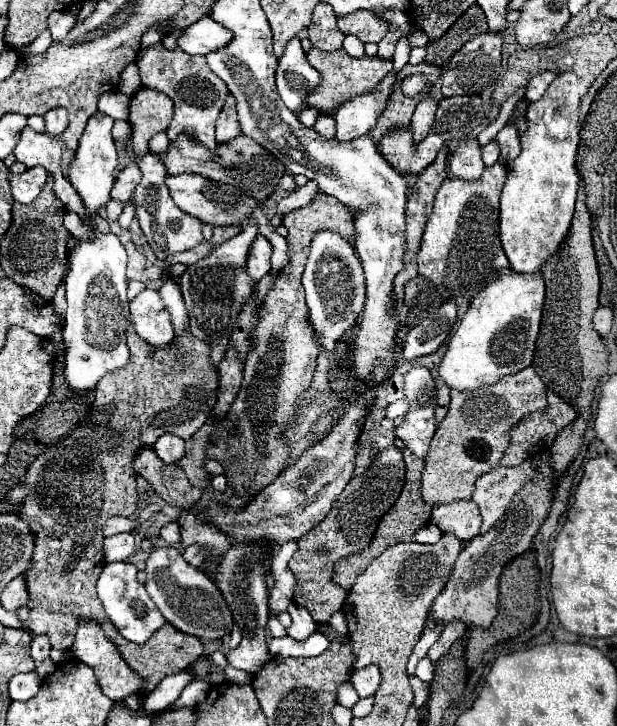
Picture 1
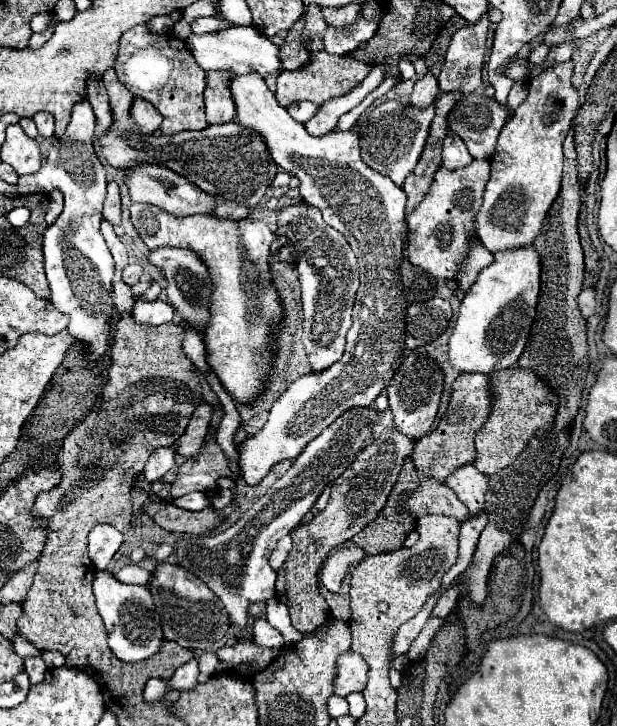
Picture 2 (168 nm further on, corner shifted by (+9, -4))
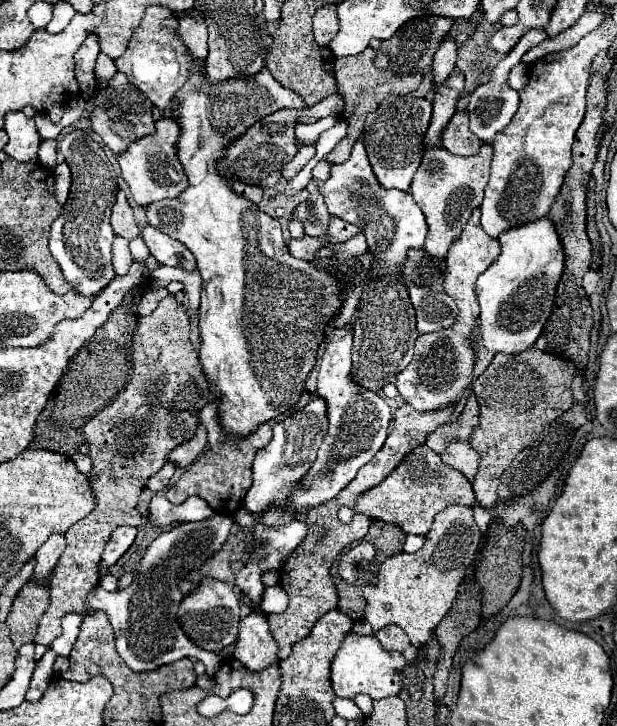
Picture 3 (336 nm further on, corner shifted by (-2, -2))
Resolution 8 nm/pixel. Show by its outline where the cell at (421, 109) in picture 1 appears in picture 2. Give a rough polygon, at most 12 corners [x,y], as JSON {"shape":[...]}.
{"shape":[[430,73],[416,81],[410,105],[434,105],[440,89]]}

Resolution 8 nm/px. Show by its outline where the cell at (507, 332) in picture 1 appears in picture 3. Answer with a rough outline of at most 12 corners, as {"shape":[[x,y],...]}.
{"shape":[[549,215],[499,235],[475,285],[483,345],[521,353],[565,255]]}

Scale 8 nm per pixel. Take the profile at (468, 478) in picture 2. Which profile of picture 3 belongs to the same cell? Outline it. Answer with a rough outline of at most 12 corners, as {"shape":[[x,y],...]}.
{"shape":[[467,441],[449,443],[439,455],[469,481],[479,467],[479,455]]}

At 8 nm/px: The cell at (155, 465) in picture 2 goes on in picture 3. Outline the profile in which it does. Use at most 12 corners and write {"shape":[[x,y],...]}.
{"shape":[[165,463],[163,469],[147,481],[153,493],[167,489],[175,465]]}

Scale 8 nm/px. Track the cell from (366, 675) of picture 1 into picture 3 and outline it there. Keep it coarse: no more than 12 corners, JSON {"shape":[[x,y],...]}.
{"shape":[[347,633],[331,663],[337,697],[399,695],[407,661]]}

